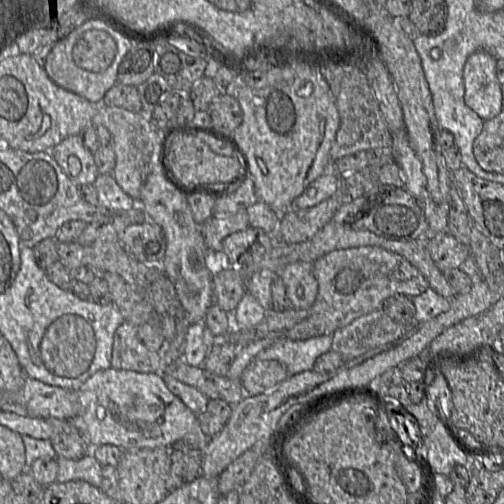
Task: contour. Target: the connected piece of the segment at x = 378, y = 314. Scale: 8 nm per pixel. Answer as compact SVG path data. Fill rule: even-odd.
M373 311L337 329L333 333L331 350L349 361L371 349L400 341L413 329L397 323L381 311Z

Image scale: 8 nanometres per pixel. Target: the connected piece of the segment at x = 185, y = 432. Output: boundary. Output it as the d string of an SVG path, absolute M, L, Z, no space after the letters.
M108 368L90 376L77 390L79 413L72 420L73 425L87 440L91 448L113 445L123 451L171 447L186 436L197 436L198 417L164 383L161 373L138 373Z

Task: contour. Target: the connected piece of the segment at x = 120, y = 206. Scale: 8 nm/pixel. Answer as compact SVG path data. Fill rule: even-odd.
M99 174L93 183L97 192L98 206L110 212L125 212L137 203L116 183L112 174Z

